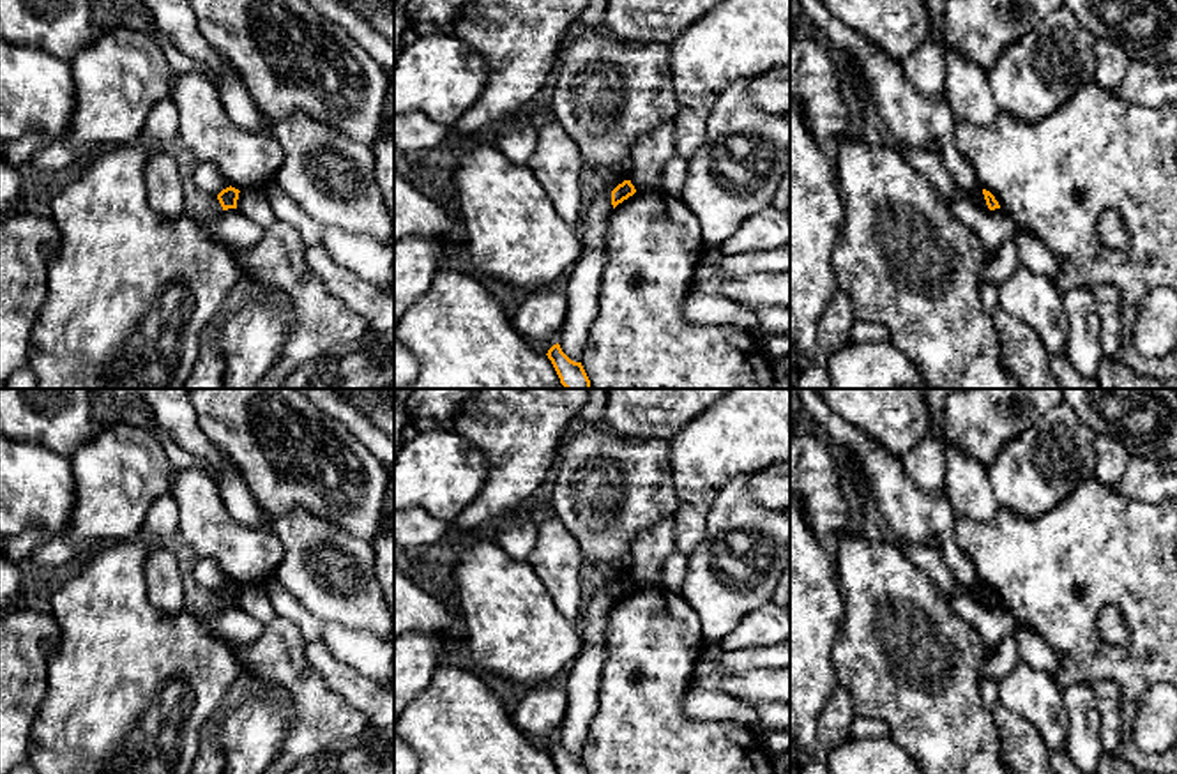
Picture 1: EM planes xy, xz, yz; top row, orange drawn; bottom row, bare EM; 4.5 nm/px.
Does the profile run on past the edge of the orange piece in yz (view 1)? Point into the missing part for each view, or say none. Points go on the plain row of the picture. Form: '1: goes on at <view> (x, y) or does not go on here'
1: does not go on here

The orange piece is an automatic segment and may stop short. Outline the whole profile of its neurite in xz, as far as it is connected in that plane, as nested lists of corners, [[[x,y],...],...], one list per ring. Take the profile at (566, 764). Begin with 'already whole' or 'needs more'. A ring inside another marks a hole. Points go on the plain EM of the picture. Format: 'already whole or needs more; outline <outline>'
already whole; outline [[[553,740],[548,746],[548,755],[551,756],[558,774],[588,774],[581,758],[571,756],[560,744],[560,740]]]

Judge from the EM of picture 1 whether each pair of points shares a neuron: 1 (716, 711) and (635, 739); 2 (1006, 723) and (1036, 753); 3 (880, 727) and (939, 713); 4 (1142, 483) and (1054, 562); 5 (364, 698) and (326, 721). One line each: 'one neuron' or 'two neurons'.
1: two neurons
2: one neuron
3: two neurons
4: two neurons
5: two neurons

